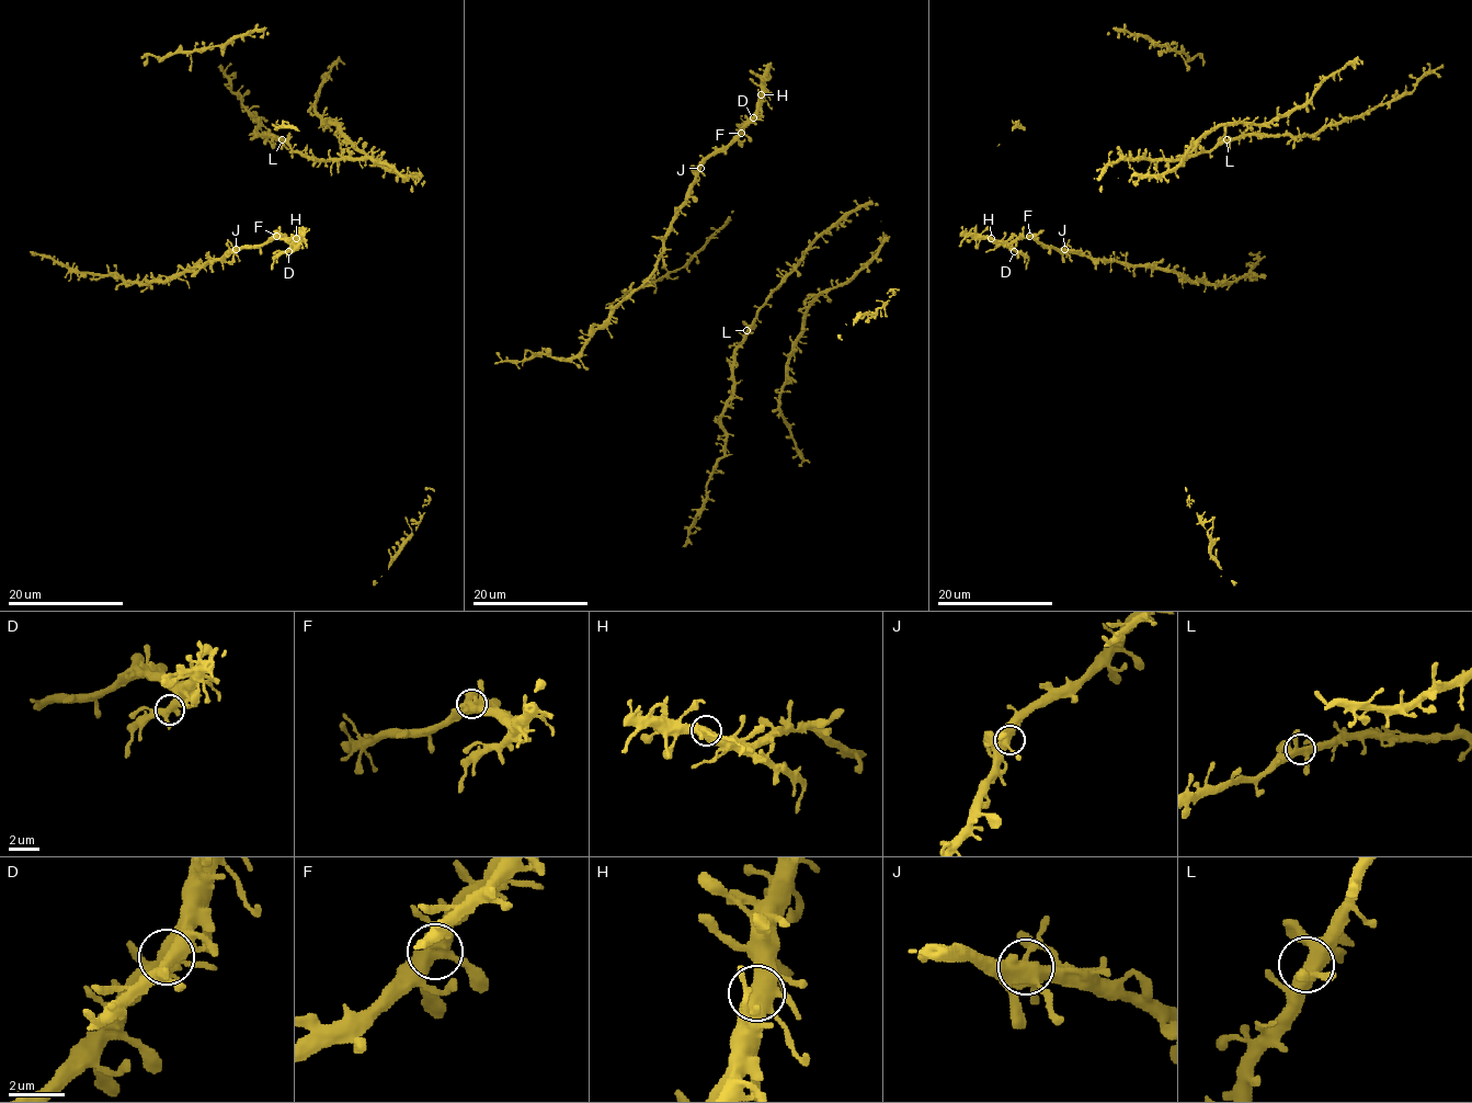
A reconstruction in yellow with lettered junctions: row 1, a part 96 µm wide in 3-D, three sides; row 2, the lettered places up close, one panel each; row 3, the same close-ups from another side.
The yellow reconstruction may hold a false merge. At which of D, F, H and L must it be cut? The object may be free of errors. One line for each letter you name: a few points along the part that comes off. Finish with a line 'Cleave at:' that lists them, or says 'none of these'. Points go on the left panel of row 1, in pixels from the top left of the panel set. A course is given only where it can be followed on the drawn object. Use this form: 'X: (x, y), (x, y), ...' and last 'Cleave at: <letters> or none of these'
Cleave at: none of these

